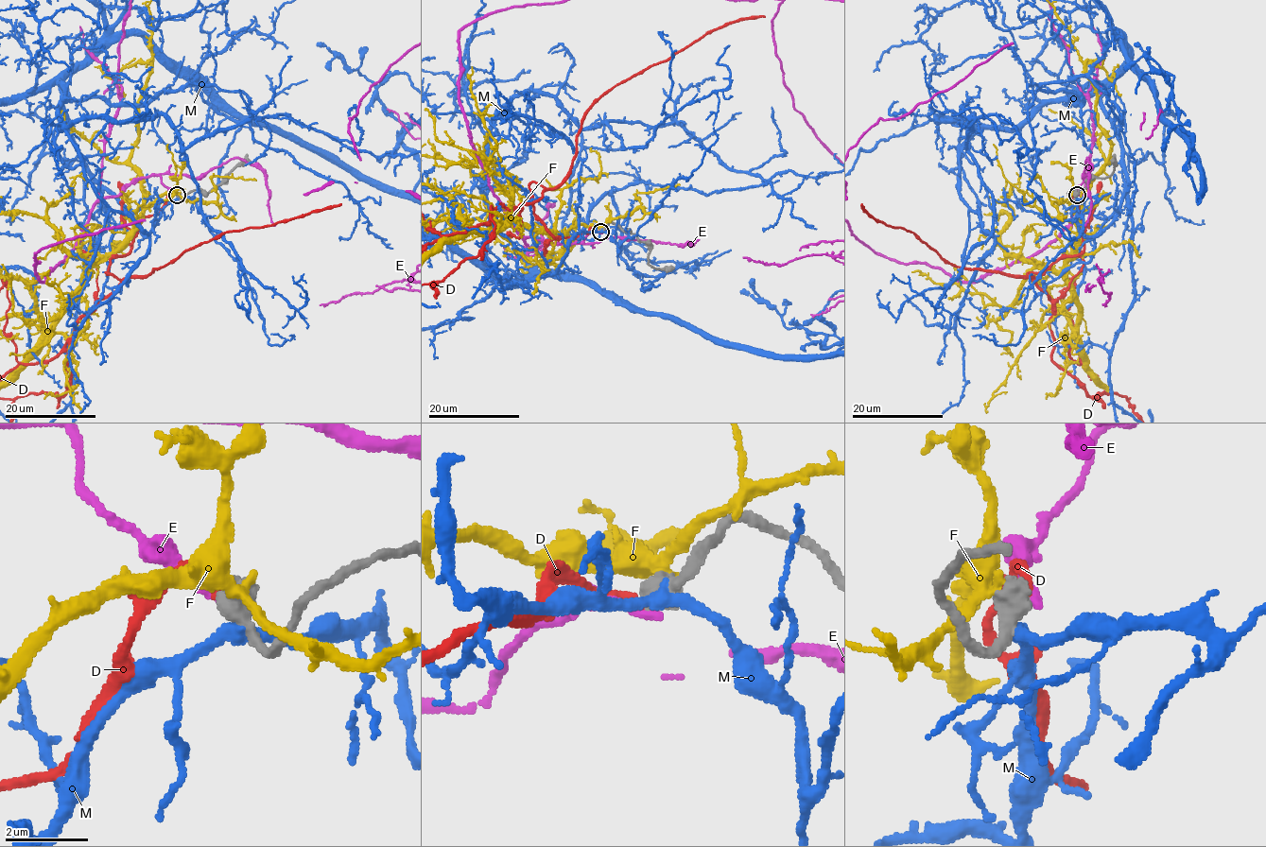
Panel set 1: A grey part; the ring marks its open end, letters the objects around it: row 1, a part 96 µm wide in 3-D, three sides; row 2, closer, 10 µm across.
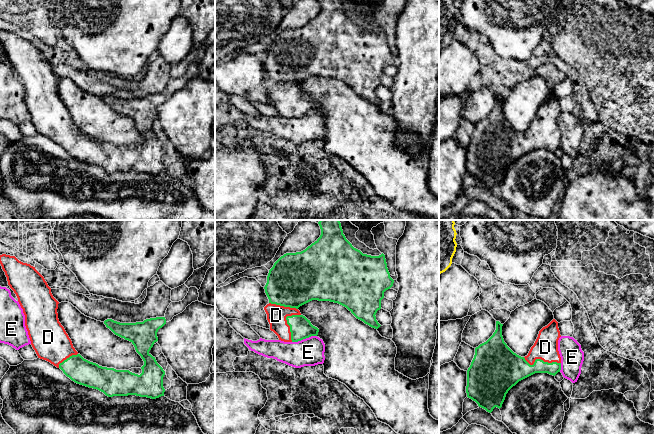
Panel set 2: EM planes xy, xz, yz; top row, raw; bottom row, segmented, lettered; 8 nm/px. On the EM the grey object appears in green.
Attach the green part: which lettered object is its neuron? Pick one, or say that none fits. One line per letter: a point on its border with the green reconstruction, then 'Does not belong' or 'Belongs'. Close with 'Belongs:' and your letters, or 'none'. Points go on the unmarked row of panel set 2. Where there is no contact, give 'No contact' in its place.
D: Touches green at yz (540, 135). Belongs
E: Touches green at xz (304, 114). Does not belong
F: No contact. Does not belong
M: No contact. Does not belong
Belongs: D

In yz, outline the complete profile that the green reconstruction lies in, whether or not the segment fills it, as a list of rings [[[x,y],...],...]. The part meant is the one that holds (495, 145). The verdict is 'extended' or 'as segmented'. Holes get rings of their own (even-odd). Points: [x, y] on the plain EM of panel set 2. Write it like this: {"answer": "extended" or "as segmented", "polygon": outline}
{"answer": "extended", "polygon": [[[555,95],[539,107],[534,121],[525,133],[514,129],[504,118],[502,102],[503,100],[496,97],[495,108],[486,118],[475,124],[474,134],[467,146],[467,173],[489,189],[495,183],[499,185],[502,183],[506,170],[519,157],[535,149],[555,152],[561,146],[561,133],[558,127],[558,116],[561,111]]]}

